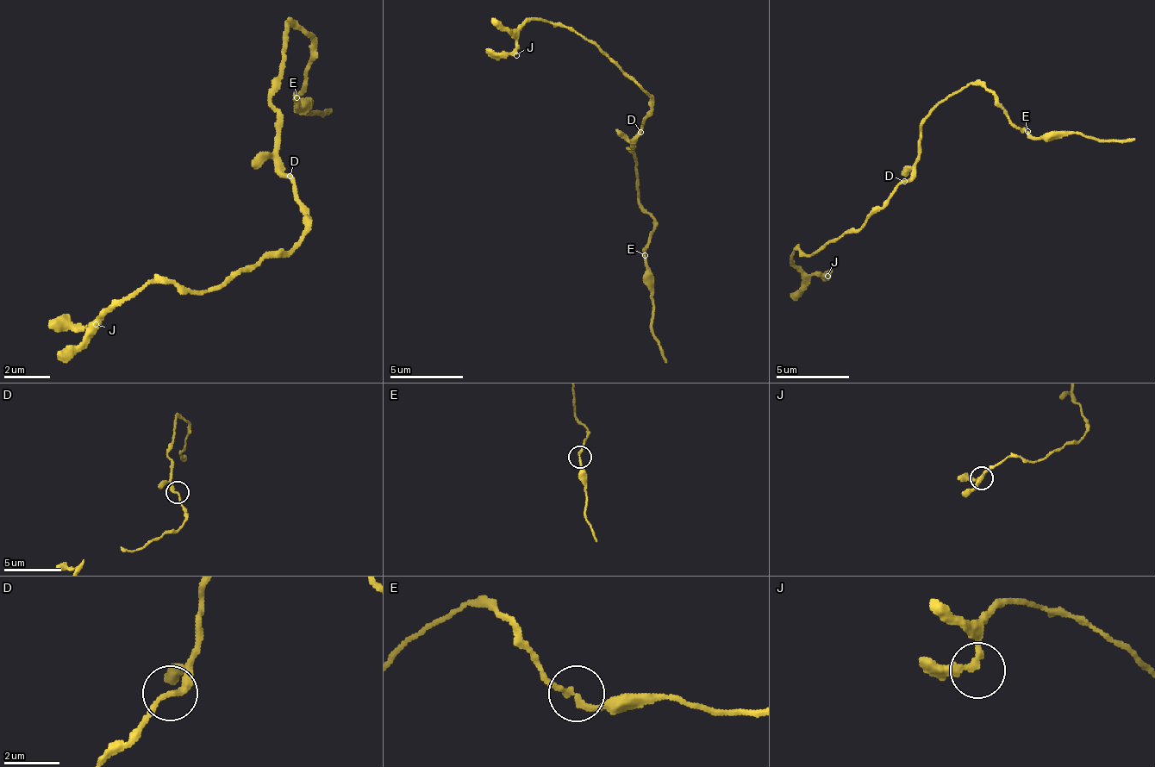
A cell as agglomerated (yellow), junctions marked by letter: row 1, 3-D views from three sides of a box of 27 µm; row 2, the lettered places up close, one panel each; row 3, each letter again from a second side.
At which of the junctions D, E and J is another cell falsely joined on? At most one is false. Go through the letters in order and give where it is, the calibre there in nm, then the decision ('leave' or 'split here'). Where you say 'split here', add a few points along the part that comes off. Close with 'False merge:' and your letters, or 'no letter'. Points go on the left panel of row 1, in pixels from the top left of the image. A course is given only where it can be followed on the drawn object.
D: (290, 176) | 200 nm | leave
E: (296, 97) | 200 nm | leave
J: (96, 324) | 240 nm | leave
False merge: no letter

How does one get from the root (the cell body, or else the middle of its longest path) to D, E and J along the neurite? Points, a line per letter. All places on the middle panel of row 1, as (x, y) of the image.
D: (633, 146), (640, 132)
E: (633, 146), (629, 153), (636, 161), (636, 190), (640, 194), (640, 204), (655, 219), (651, 241), (644, 256)
J: (633, 146), (633, 135), (644, 124), (651, 99), (589, 40), (564, 26), (534, 19), (520, 29), (516, 55)

